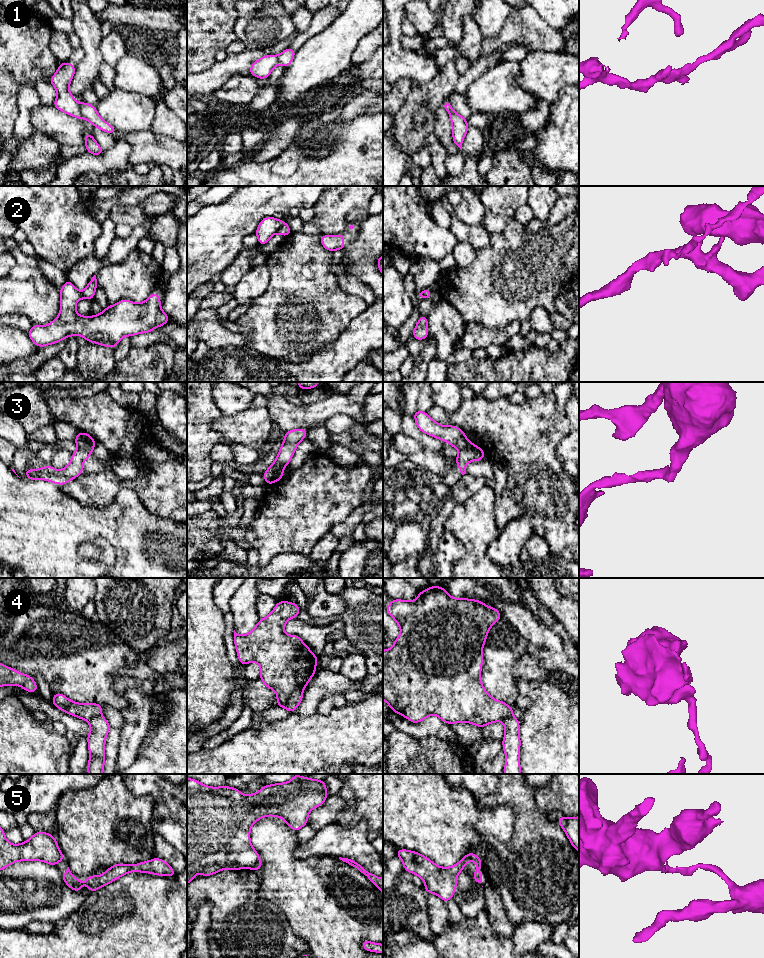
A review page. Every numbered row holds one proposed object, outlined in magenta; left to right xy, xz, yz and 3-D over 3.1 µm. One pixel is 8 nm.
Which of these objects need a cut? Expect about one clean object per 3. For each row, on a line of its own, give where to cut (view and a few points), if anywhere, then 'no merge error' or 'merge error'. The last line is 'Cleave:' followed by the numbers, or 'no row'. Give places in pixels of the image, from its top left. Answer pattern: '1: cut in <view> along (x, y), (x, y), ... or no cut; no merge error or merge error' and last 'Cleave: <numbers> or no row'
1: cut in xy along (79, 105), (79, 110), (83, 116); merge error
2: cut in xz along (283, 222), (276, 232); merge error
3: cut in xy along (78, 447), (90, 454); merge error
4: cut in xz along (301, 689), (296, 690), (291, 695), (284, 707); merge error
5: cut in xz along (259, 859), (252, 868); merge error
Cleave: 1, 2, 3, 4, 5

